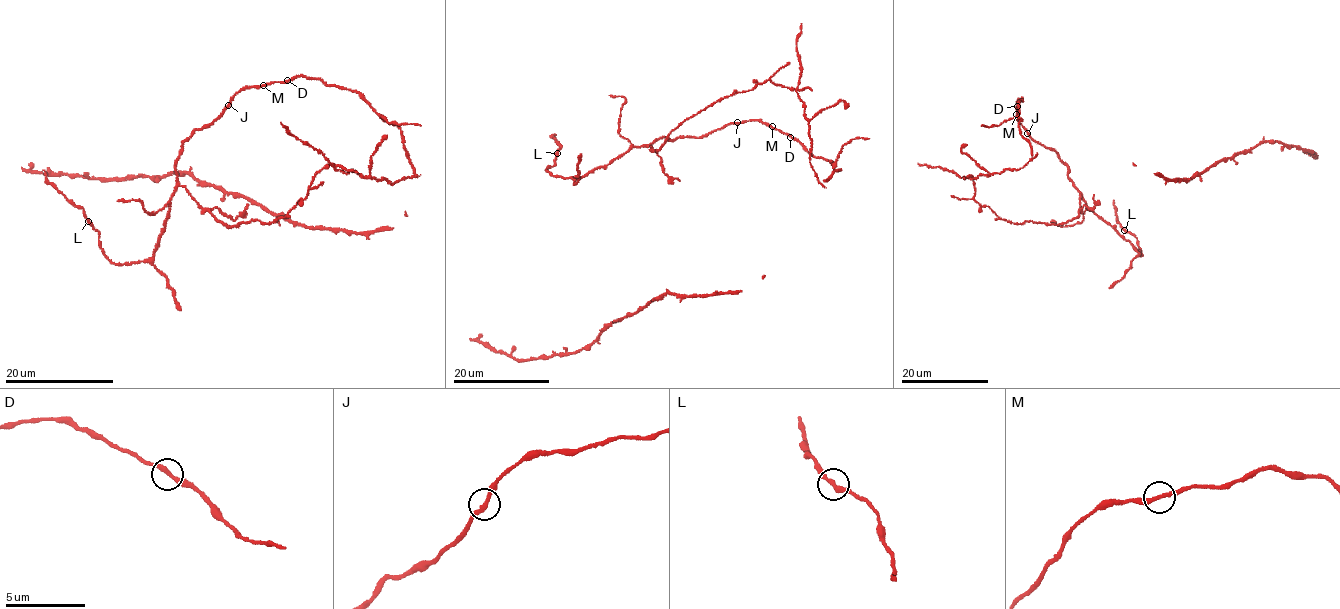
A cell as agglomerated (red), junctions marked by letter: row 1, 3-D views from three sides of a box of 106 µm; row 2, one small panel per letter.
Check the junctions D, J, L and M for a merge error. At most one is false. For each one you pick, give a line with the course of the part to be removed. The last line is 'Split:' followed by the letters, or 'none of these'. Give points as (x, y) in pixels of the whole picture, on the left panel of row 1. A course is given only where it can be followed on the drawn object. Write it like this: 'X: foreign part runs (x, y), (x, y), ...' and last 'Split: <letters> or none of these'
Split: none of these

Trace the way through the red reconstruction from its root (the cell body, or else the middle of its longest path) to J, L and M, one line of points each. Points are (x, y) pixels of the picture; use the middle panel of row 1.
J: (662, 164), (661, 157), (649, 146), (654, 141), (664, 137), (672, 140), (678, 137), (702, 137), (737, 122)
L: (662, 164), (651, 146), (635, 146), (579, 178), (562, 178), (546, 171), (555, 164), (556, 153)
M: (662, 164), (661, 157), (649, 146), (661, 138), (702, 137), (731, 123), (746, 120), (758, 120), (772, 126)

